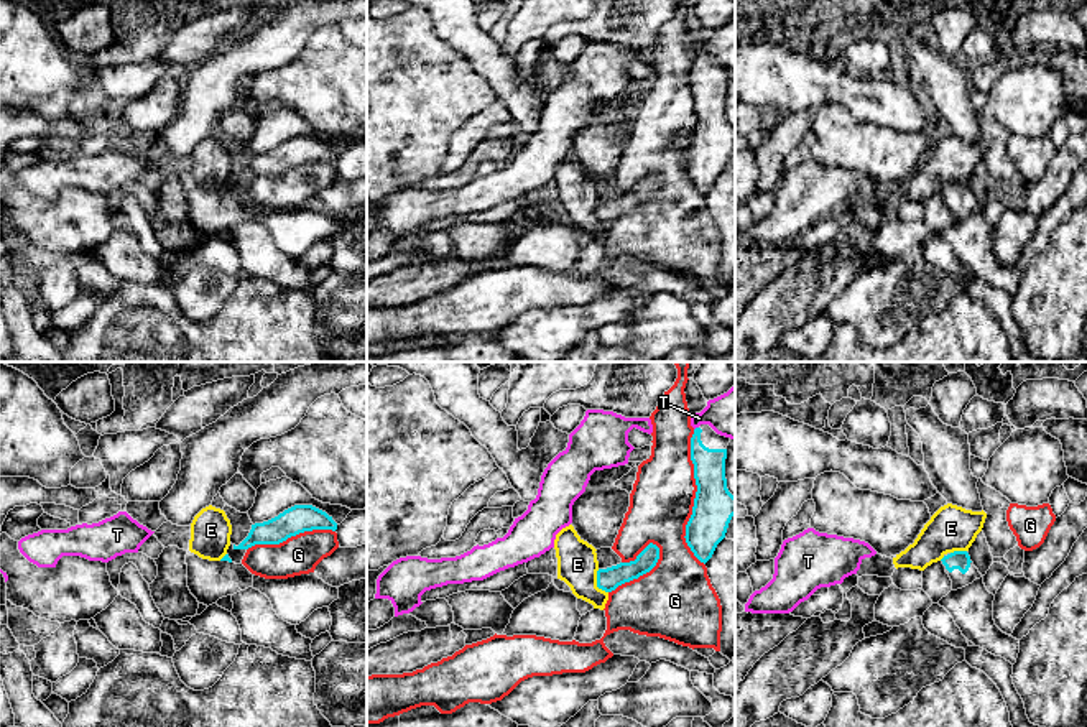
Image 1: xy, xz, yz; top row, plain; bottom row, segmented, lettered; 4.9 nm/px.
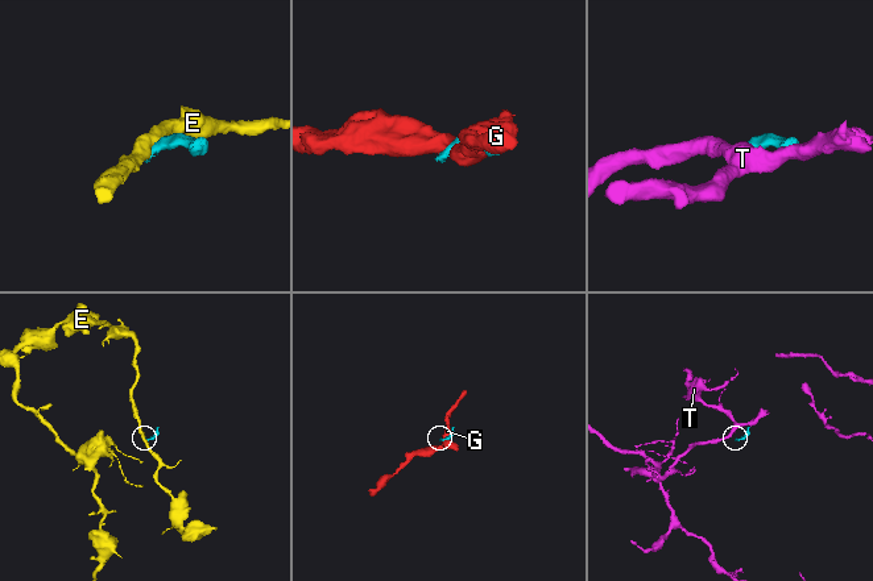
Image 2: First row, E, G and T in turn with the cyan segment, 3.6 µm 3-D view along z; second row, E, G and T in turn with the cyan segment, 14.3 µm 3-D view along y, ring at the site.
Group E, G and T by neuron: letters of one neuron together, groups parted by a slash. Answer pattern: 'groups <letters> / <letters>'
groups E / G / T

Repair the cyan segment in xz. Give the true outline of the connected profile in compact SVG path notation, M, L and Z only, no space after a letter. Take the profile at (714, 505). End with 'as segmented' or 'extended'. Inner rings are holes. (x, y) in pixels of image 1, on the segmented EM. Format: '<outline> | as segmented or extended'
M701 424L691 438L691 461L697 485L686 543L701 563L707 563L725 538L735 515L735 497L727 489L725 459L730 438Z | extended

